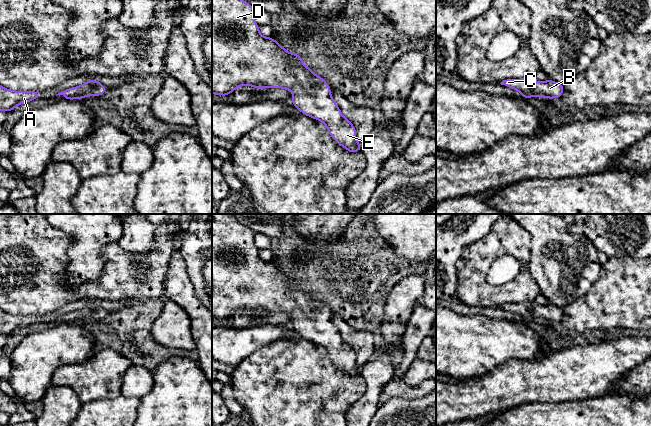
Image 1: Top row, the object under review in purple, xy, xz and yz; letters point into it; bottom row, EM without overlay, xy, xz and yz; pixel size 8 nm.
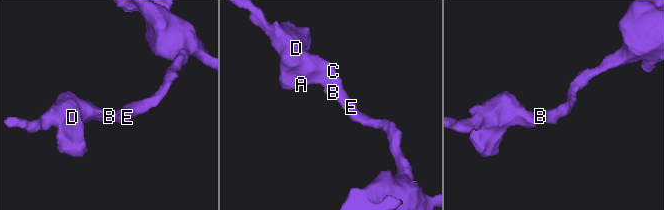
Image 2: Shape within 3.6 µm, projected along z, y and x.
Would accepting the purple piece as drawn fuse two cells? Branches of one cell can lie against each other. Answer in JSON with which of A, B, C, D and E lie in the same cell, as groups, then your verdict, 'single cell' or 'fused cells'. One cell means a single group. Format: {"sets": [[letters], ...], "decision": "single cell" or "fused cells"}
{"sets": [["A", "B", "C", "D", "E"]], "decision": "single cell"}

